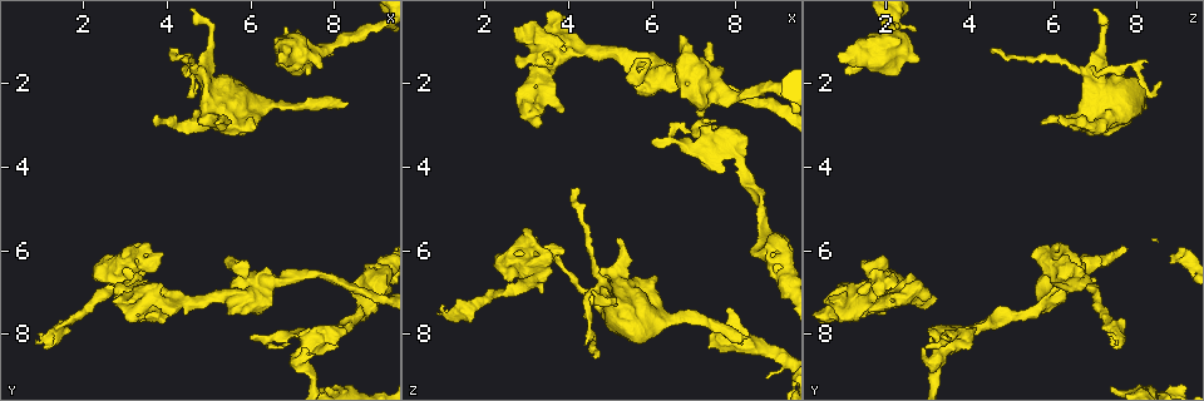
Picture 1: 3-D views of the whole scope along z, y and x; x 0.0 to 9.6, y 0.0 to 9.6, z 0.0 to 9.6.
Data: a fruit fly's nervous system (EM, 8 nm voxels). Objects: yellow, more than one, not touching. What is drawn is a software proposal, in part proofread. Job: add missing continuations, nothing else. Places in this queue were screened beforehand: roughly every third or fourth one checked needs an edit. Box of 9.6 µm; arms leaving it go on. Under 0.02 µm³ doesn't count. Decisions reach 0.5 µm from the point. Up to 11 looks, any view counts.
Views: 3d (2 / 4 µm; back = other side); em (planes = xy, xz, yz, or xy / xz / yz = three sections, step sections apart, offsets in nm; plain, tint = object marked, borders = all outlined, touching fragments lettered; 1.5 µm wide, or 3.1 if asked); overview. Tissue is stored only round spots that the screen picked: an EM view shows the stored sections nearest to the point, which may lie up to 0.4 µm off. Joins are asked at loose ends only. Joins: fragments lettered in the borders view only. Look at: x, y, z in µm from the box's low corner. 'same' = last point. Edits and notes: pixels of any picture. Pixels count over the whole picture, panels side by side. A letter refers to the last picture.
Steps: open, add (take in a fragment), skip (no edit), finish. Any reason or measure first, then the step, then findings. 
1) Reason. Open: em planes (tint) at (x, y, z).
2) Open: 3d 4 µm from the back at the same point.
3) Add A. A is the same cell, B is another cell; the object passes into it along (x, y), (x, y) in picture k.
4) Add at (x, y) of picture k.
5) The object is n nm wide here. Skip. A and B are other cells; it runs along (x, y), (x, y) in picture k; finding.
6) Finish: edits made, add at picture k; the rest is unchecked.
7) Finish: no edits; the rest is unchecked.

Thick end. Open: 3d 2 µm at (2.95, 6.00, 5.50).

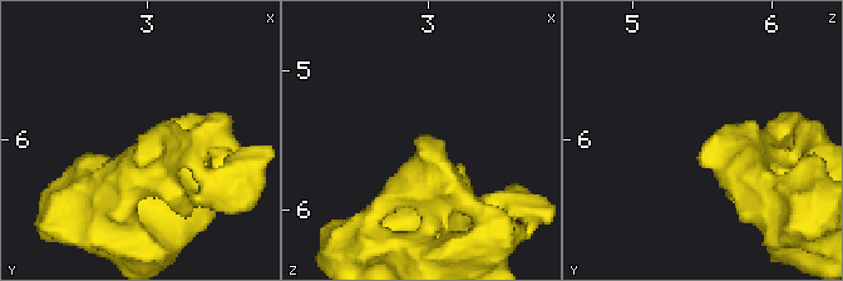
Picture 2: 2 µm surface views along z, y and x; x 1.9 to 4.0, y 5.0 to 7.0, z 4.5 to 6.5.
Open: em yz step 4 (borders) at (2.96, 6.04, 5.50).

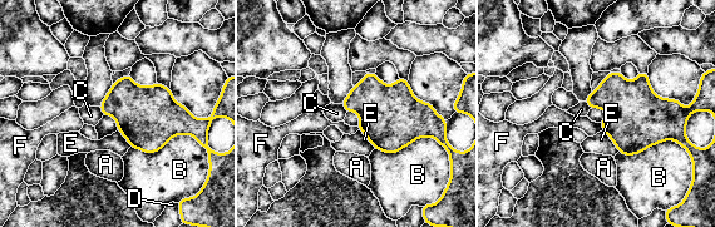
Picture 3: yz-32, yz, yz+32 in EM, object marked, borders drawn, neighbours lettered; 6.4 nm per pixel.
Skip. A, B, C, D, E and F are other cells; a border runs along (182, 133), (151, 153), (131, 147) in picture 3; no lettered fragment goes on from it.

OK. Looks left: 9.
An open end. Open: 3d 4 µm at (3.80, 6.75, 1.00).

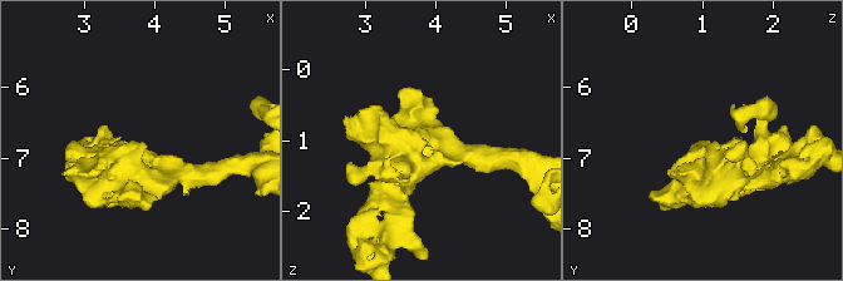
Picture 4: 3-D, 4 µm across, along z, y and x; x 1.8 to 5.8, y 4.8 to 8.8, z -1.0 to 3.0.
Shape alone is not enough. Open: em planes (borders) at (3.85, 6.80, 1.00).

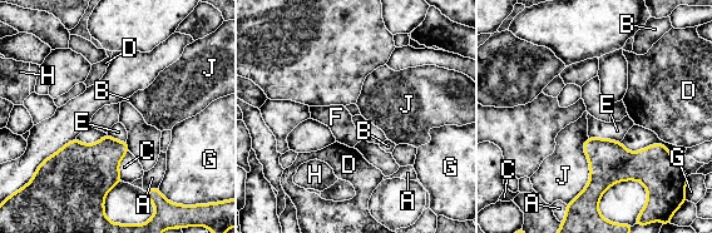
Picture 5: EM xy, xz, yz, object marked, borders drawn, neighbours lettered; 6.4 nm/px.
Skip. A, B, C, D, E, F, G, H and J are other cells; a border runs along (588, 137), (589, 181), (567, 204) in picture 5; no lettered fragment goes on from it.

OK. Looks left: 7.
Free end. Open: em planes (borders) at (2.95, 6.75, 2.85).

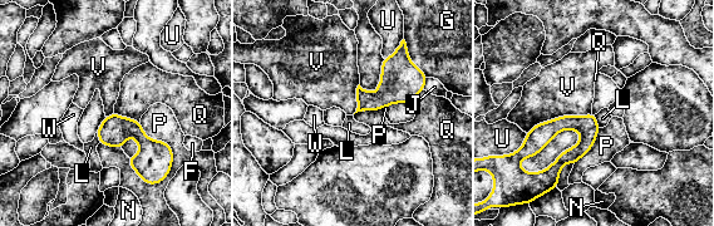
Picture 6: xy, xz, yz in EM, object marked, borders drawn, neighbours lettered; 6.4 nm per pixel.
Skip. F, G, J, L, N, P, Q, U, V and W are other cells; it runs along (591, 117), (555, 180) in picture 6; no lettered fragment goes on from it.

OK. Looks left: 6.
Free end. Open: 3d 2 µm at (6.05, 8.05, 3.35).

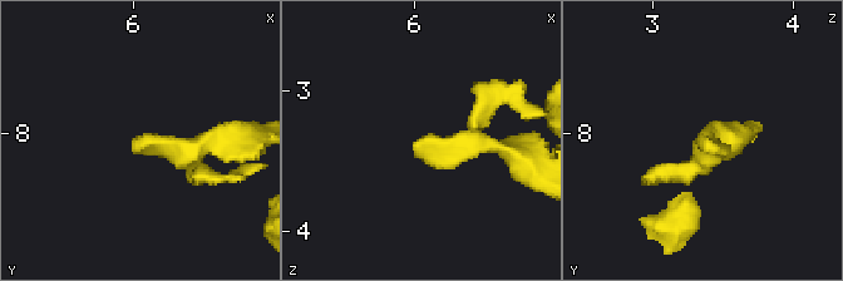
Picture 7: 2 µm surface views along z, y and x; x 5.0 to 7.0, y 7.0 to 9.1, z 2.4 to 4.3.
Open: em planes (borders) at (6.04, 8.10, 3.34).

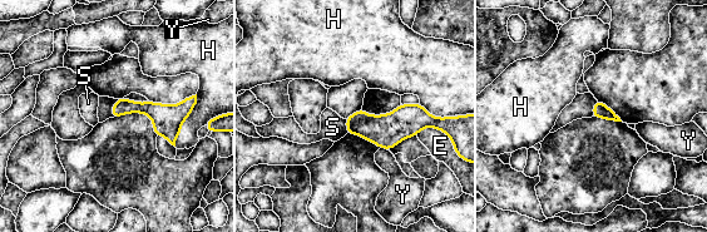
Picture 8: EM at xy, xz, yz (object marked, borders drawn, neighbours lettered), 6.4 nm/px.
Skip. E, H, S and Y are other cells; a border runs along (345, 119), (347, 132) in picture 8; none of them fits.

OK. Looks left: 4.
Finish: no edits; the rest is unchecked.

